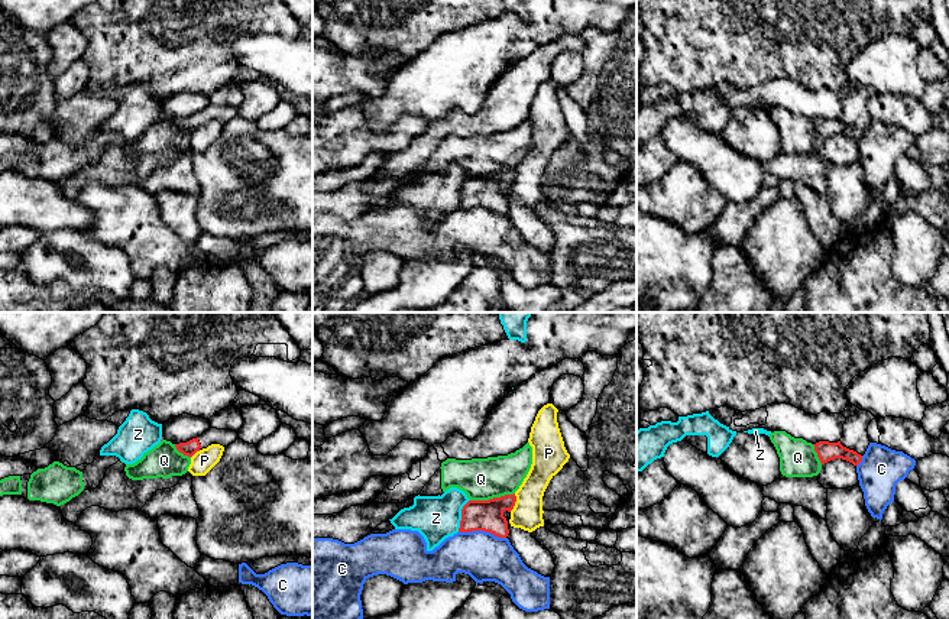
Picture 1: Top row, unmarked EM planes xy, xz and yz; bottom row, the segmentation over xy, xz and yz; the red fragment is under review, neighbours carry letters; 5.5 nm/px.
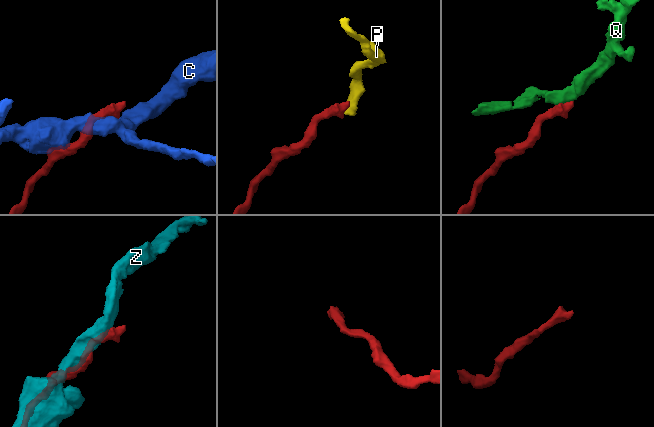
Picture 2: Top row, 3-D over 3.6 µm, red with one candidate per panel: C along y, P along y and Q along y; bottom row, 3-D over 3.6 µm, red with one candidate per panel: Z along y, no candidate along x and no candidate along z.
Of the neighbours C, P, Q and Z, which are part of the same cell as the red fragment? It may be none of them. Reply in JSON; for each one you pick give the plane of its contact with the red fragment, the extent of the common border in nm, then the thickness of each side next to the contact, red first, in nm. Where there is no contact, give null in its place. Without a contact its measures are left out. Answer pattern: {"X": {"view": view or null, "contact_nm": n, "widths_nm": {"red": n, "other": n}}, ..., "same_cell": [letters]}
{"same_cell": []}

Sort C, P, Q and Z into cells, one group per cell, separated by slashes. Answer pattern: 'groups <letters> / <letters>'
groups C / P / Q / Z

